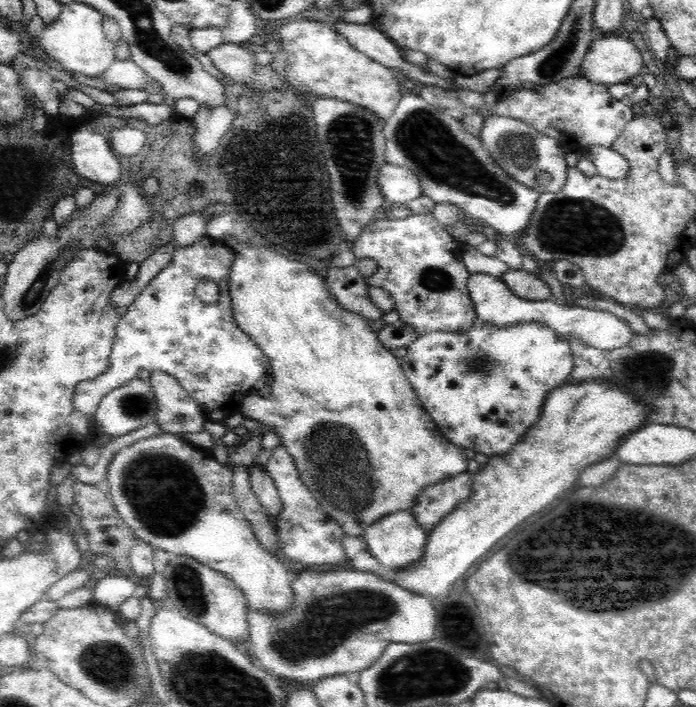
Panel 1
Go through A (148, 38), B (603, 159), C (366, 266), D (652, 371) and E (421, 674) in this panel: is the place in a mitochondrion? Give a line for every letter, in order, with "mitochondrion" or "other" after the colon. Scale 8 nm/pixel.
A: mitochondrion
B: other
C: other
D: mitochondrion
E: mitochondrion

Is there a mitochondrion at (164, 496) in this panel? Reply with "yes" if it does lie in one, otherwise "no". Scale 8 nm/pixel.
yes

